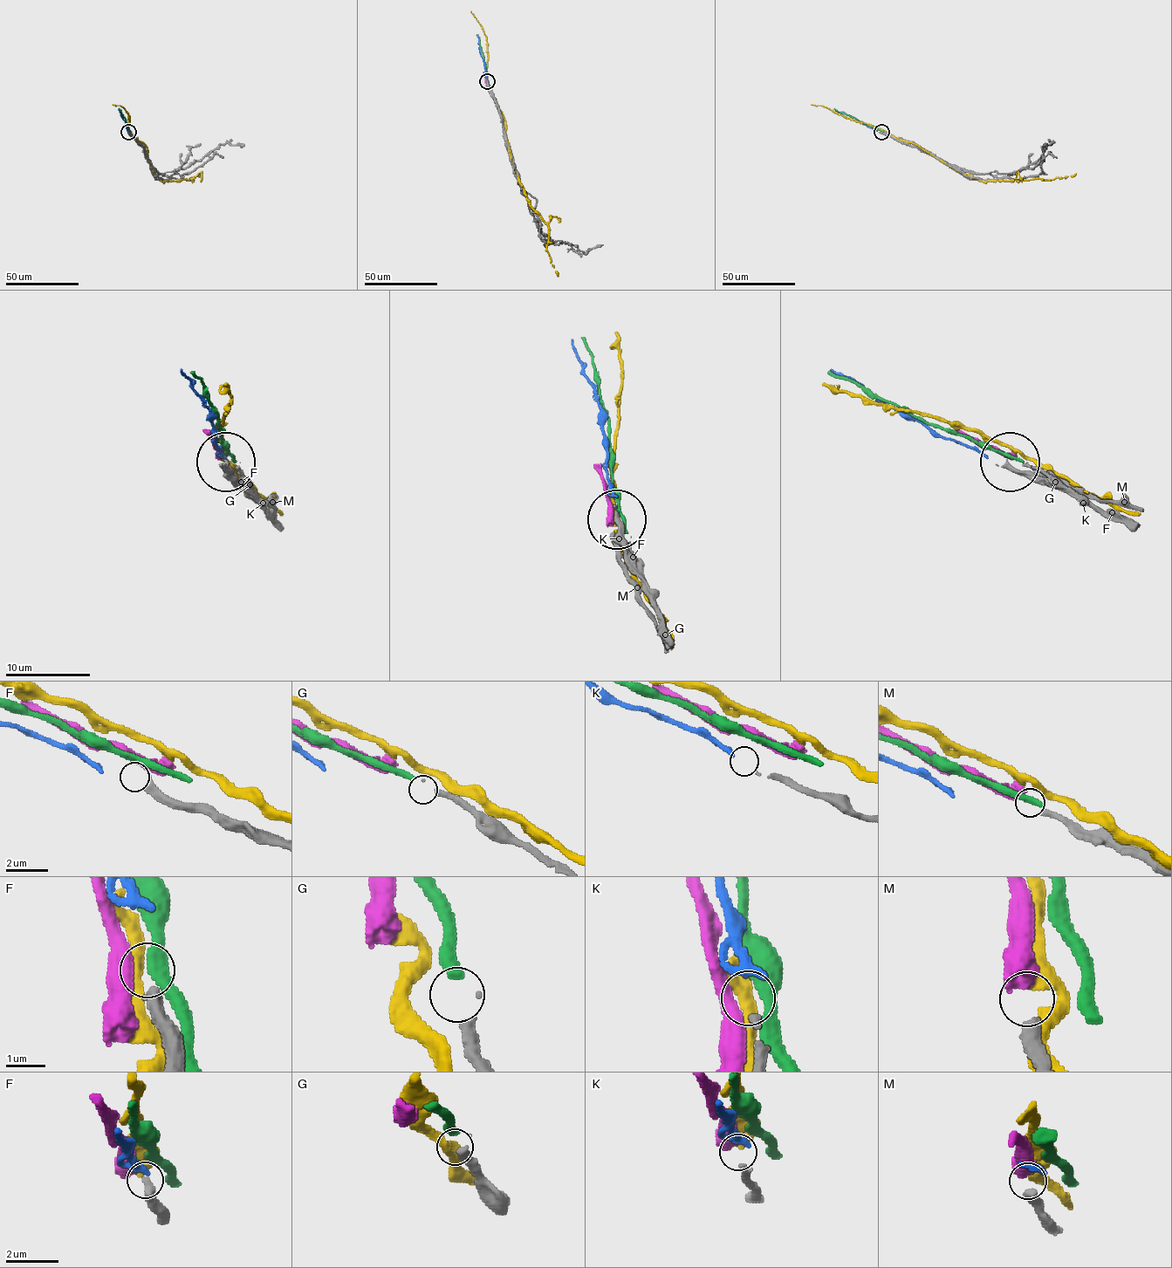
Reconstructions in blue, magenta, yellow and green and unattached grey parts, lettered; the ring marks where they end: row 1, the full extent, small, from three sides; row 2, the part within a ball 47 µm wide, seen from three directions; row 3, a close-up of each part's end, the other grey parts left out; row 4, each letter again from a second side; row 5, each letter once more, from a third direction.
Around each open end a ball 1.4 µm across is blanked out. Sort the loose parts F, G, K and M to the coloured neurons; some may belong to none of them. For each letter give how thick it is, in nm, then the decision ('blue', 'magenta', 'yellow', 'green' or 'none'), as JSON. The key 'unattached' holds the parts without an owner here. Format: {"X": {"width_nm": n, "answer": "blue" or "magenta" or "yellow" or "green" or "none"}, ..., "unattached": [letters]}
{"F": {"width_nm": 420, "answer": "none"}, "G": {"width_nm": 80, "answer": "green"}, "K": {"width_nm": 120, "answer": "blue"}, "M": {"width_nm": 360, "answer": "magenta"}, "unattached": ["F"]}

